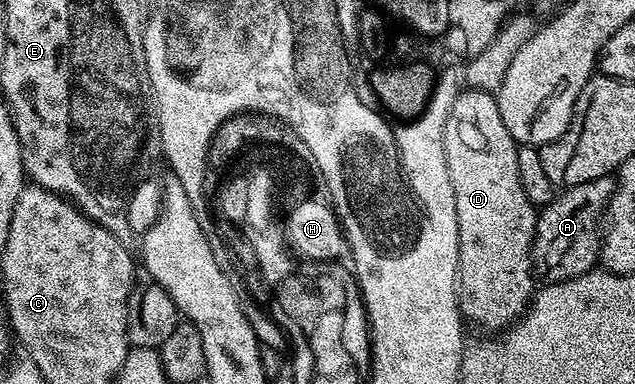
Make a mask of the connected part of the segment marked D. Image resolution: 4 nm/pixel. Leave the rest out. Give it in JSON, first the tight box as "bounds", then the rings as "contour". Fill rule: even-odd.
{"bounds":[444,88,538,331],"contour":[[[463,88],[458,98],[452,103],[452,111],[444,127],[444,159],[448,163],[448,179],[452,179],[452,191],[456,195],[456,223],[458,224],[458,310],[463,318],[474,325],[479,325],[486,331],[501,331],[510,328],[532,304],[536,292],[536,278],[532,268],[532,250],[534,248],[534,228],[538,222],[538,213],[535,205],[524,195],[524,187],[520,187],[520,170],[516,168],[516,155],[519,144],[514,136],[504,127],[504,119],[500,119],[498,98],[493,92],[484,89]]]}

